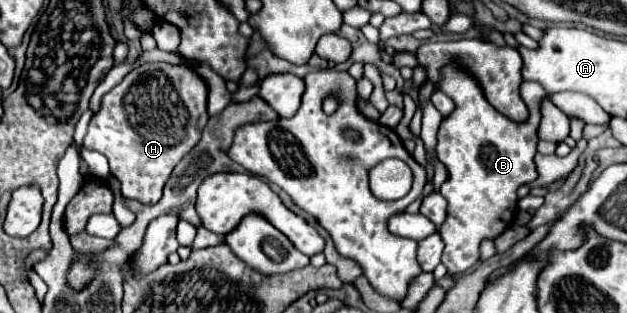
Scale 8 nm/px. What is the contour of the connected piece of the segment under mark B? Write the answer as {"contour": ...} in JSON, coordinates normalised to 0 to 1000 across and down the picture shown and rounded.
{"contour":[[[727,208],[708,214],[702,284],[727,329],[727,348],[708,374],[699,412],[699,508],[715,546],[715,572],[700,607],[715,642],[715,693],[702,725],[702,757],[711,783],[705,840],[711,847],[715,879],[734,879],[762,840],[766,776],[772,764],[788,770],[818,712],[826,674],[826,597],[848,585],[858,565],[852,495],[864,380],[864,319],[877,316],[906,377],[920,374],[935,396],[970,399],[973,367],[931,297],[903,291],[877,304],[860,265],[841,259],[834,262],[834,288],[841,288],[841,313],[852,313],[852,329],[842,329],[845,374],[839,393],[820,393],[781,342],[759,259]]]}

